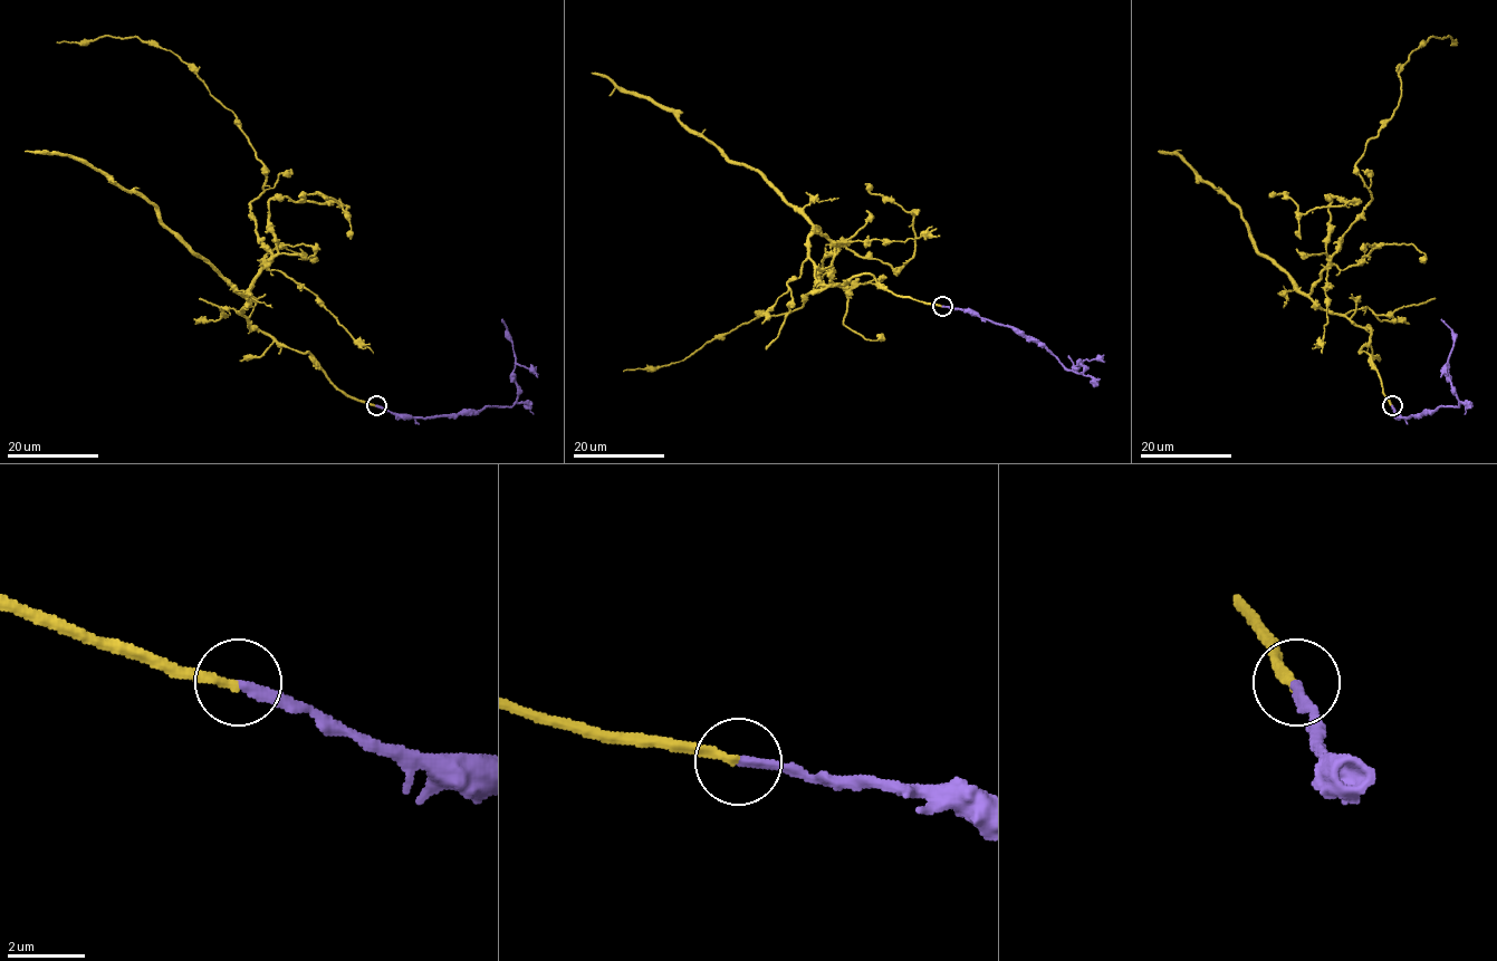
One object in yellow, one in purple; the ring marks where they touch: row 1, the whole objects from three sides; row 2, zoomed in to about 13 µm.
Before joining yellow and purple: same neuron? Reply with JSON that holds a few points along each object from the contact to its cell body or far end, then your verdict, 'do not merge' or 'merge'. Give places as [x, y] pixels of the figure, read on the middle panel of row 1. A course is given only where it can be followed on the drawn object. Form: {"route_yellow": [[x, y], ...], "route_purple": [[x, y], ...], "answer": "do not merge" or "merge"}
{"route_yellow": [[942, 306], [871, 275], [822, 284], [812, 223], [838, 248], [803, 305], [623, 371]], "route_purple": [[942, 306], [971, 310], [1013, 326], [1042, 343], [1066, 368], [1082, 373], [1082, 363], [1077, 367], [1067, 356]], "answer": "merge"}

